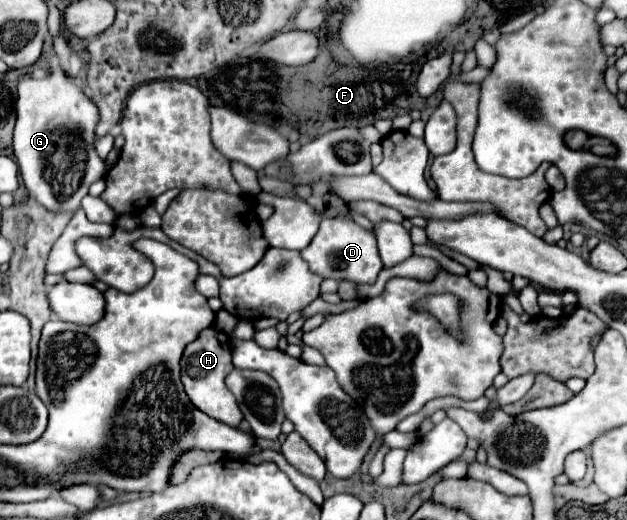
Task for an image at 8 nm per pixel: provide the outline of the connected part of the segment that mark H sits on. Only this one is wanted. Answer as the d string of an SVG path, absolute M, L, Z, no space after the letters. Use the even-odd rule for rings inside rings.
M214 327L200 331L198 339L192 341L190 345L186 345L180 365L182 365L182 383L184 383L186 395L200 411L204 411L206 415L210 415L226 425L238 425L242 421L242 411L238 409L234 395L224 385L224 377L232 369L230 339L224 333L218 335L218 331Z

